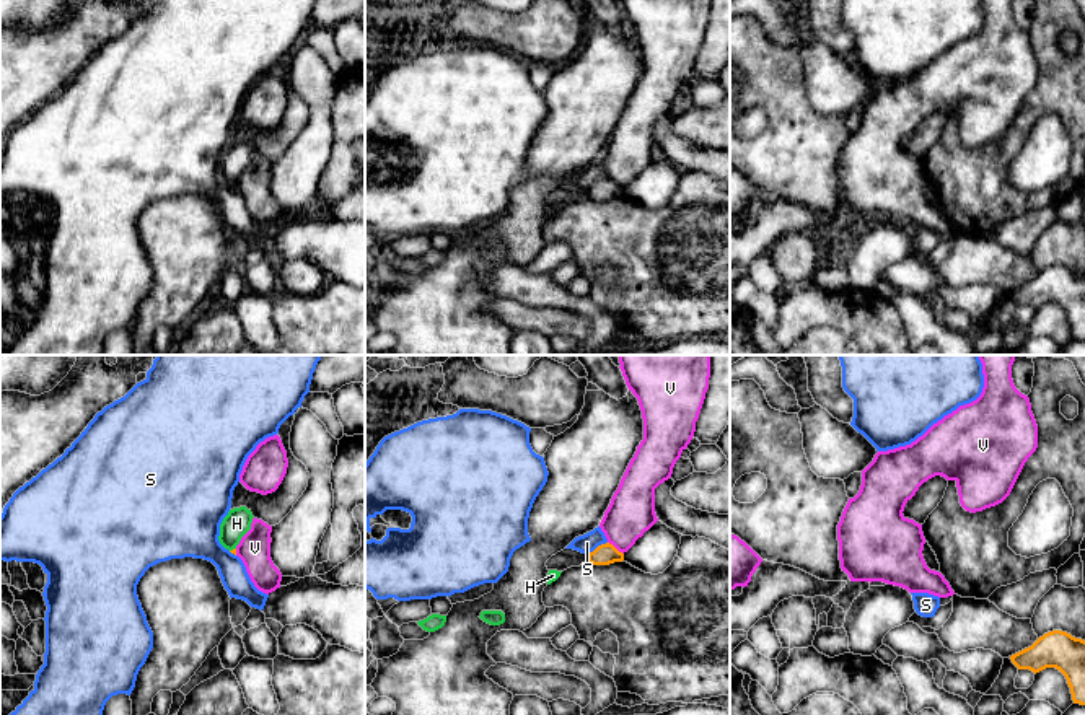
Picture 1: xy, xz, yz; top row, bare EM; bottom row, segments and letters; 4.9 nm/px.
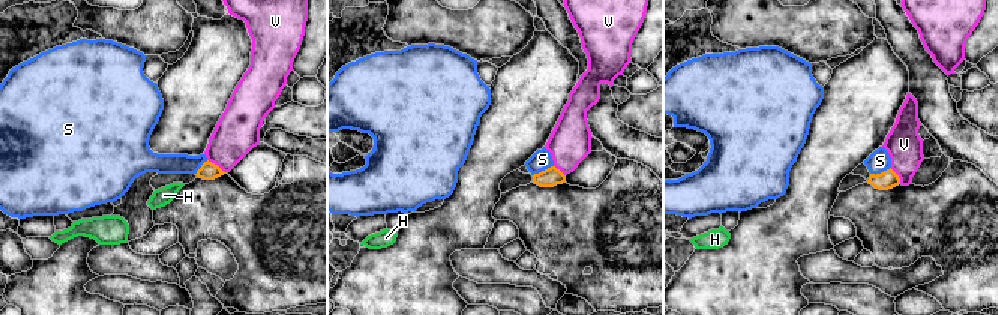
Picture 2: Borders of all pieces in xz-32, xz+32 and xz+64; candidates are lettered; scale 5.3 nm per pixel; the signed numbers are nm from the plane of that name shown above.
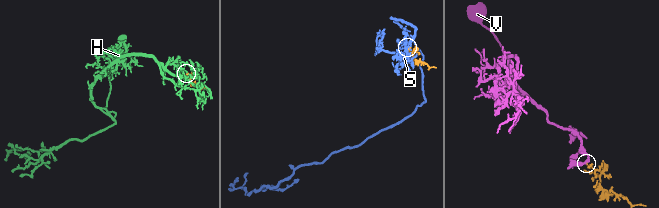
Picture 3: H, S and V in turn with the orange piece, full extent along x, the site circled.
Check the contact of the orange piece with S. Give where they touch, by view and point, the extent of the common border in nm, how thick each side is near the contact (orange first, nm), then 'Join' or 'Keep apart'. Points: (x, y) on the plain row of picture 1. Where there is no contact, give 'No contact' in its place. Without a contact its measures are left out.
Touches orange at xz (598, 181). Shared border 120 nm. Thickness 110 nm (orange) against 90 nm. Keep apart

